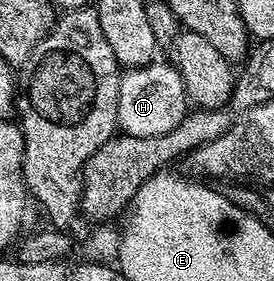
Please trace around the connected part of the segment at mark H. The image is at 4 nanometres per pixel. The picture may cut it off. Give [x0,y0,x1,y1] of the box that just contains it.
[117,60,187,136]

